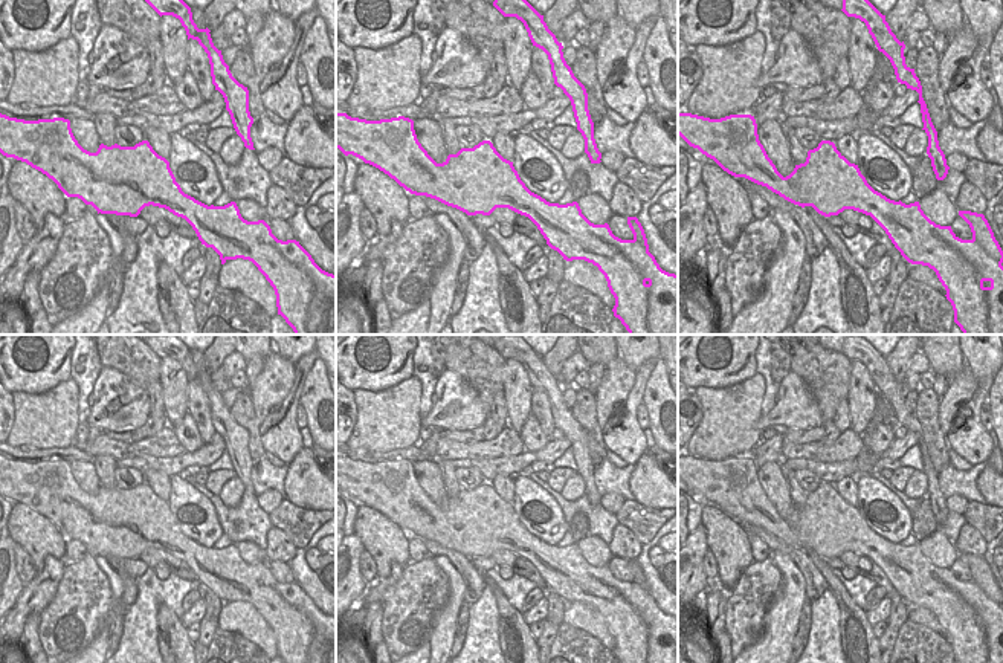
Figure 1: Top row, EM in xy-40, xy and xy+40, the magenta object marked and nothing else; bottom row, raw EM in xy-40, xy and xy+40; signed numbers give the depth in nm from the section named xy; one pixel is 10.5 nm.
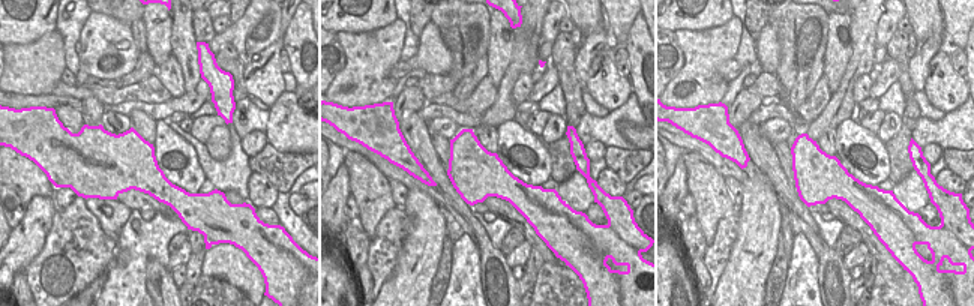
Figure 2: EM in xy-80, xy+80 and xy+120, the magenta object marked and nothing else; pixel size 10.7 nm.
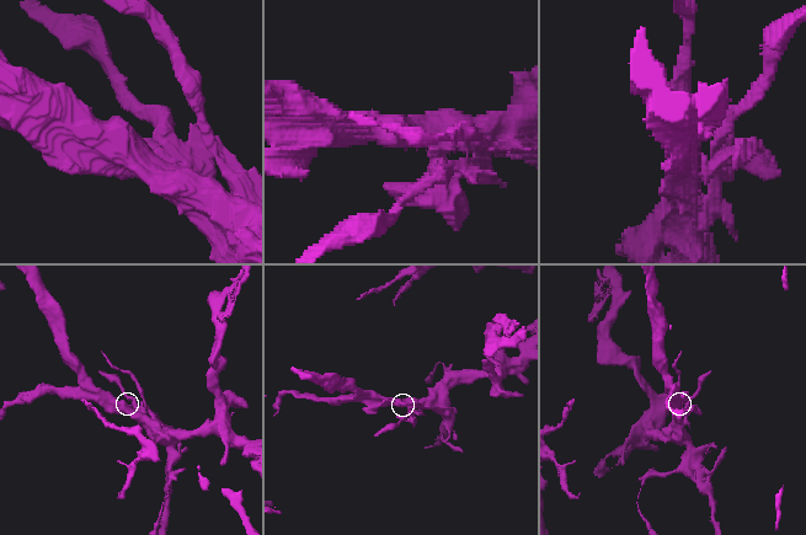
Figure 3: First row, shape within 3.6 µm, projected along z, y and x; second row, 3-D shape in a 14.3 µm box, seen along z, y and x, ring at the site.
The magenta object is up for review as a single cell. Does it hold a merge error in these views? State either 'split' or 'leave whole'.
split

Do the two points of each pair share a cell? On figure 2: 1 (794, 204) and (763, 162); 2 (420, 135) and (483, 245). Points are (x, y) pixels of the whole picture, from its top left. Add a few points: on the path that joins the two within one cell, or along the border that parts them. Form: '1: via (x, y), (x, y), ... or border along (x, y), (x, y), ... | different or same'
1: via (787, 194), (773, 173) | same
2: via (431, 162), (450, 195), (470, 218) | same

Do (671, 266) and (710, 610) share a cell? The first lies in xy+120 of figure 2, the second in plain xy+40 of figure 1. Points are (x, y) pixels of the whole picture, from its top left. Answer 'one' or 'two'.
two

